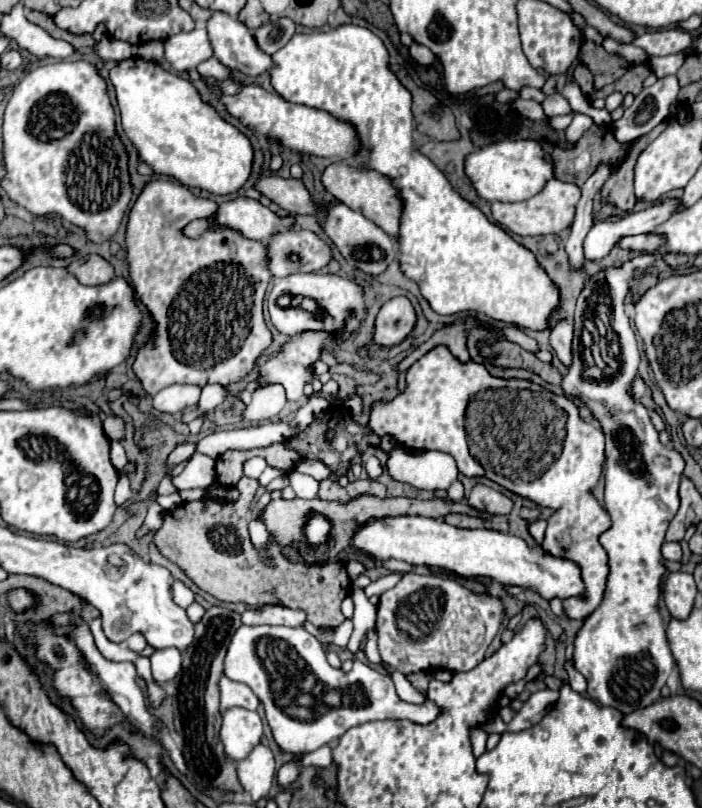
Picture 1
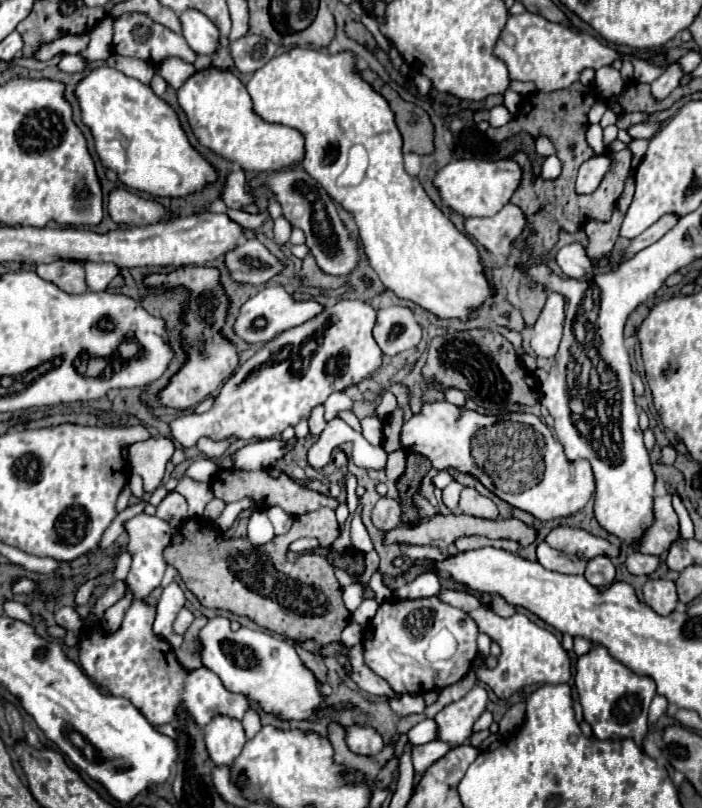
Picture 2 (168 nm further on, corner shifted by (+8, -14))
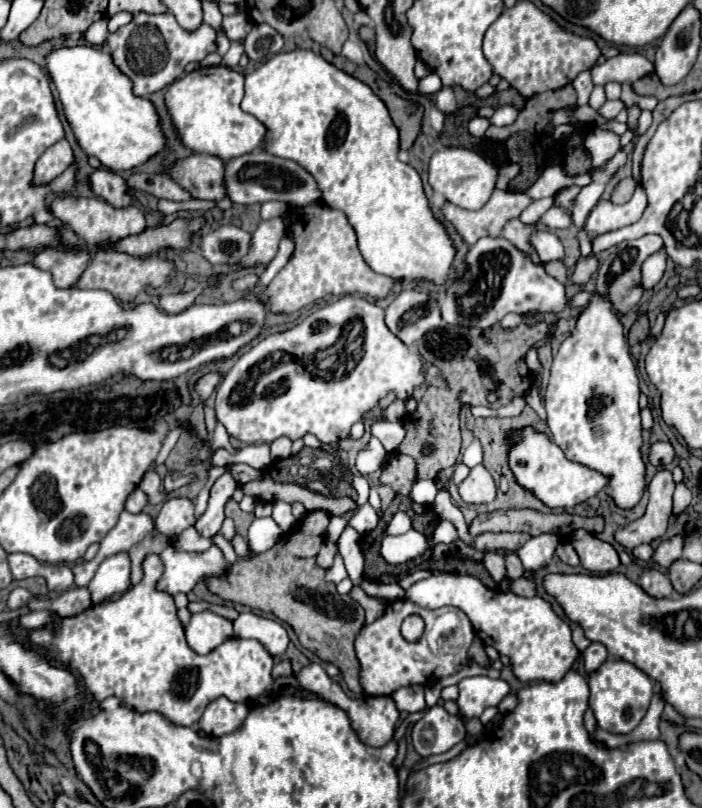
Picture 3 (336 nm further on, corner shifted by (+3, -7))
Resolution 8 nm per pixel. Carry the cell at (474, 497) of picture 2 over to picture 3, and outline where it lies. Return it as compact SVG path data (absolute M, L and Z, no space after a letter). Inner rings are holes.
M484 465L470 469L470 475L458 485L458 493L466 503L492 503L496 499L496 485Z

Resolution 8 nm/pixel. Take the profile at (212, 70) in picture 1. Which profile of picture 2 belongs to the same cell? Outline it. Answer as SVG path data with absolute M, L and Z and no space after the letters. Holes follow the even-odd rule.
M205 68L195 72L179 90L177 102L185 112L199 144L229 162L237 162L245 172L263 172L295 166L303 158L303 136L281 124L263 122L255 112L245 84L231 72Z

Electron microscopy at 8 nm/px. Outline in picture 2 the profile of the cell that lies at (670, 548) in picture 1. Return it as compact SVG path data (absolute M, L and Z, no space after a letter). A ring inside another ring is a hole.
M631 552L625 562L625 566L631 574L651 574L657 570L659 564L661 564L661 560L657 556L643 554L643 552Z

